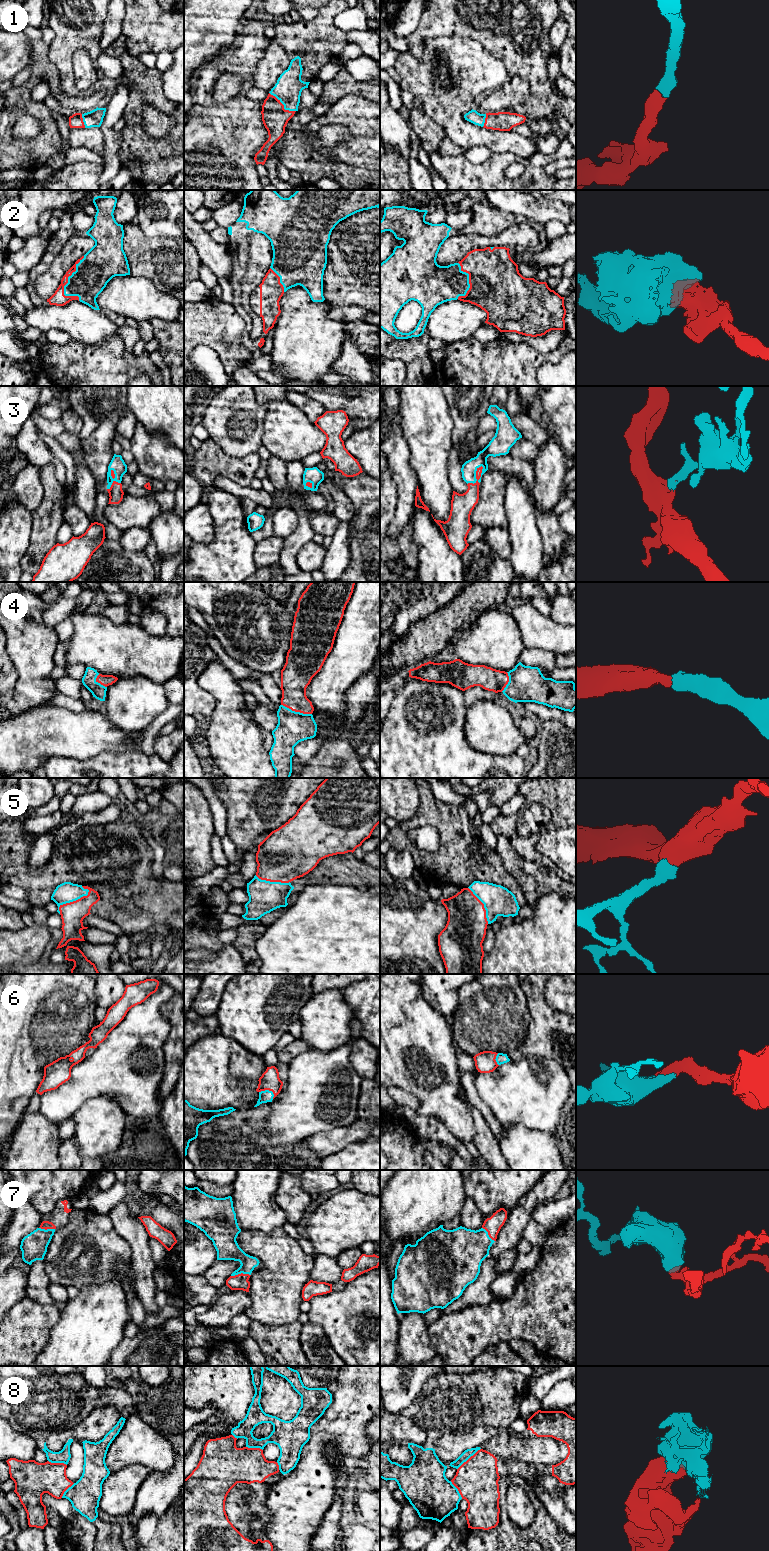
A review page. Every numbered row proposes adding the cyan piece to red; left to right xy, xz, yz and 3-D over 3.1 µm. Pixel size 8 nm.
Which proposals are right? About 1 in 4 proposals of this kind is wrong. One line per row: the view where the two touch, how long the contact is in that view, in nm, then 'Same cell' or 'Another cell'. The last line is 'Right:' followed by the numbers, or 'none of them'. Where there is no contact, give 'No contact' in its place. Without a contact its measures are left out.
1: Touches red in xz. Shared border 260 nm. Same cell
2: Touches red in xy. Shared border 360 nm. Same cell
3: Touches red in yz. Shared border 200 nm. Same cell
4: Touches red in xz. Shared border 260 nm. Same cell
5: Touches red in xy. Shared border 320 nm. Same cell
6: Touches red in xz. Shared border 130 nm. Same cell
7: Touches red in xz. Shared border 160 nm. Same cell
8: Touches red in yz. Shared border 260 nm. Another cell
Right: 1, 2, 3, 4, 5, 6, 7

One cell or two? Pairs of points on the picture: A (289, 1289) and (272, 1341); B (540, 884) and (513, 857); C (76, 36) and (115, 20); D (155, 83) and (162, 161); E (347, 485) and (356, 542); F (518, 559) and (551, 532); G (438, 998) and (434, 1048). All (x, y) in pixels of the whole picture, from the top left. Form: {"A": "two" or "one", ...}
{"A": "two", "B": "one", "C": "two", "D": "one", "E": "one", "F": "two", "G": "two"}

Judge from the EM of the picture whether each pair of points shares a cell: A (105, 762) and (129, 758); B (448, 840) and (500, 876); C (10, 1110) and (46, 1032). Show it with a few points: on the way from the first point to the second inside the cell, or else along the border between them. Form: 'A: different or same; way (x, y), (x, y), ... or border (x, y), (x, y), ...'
A: same; way (111, 762), (123, 762)
B: same; way (461, 853), (478, 870), (483, 870), (487, 873)
C: same; way (10, 1091), (10, 1068), (27, 1051)

